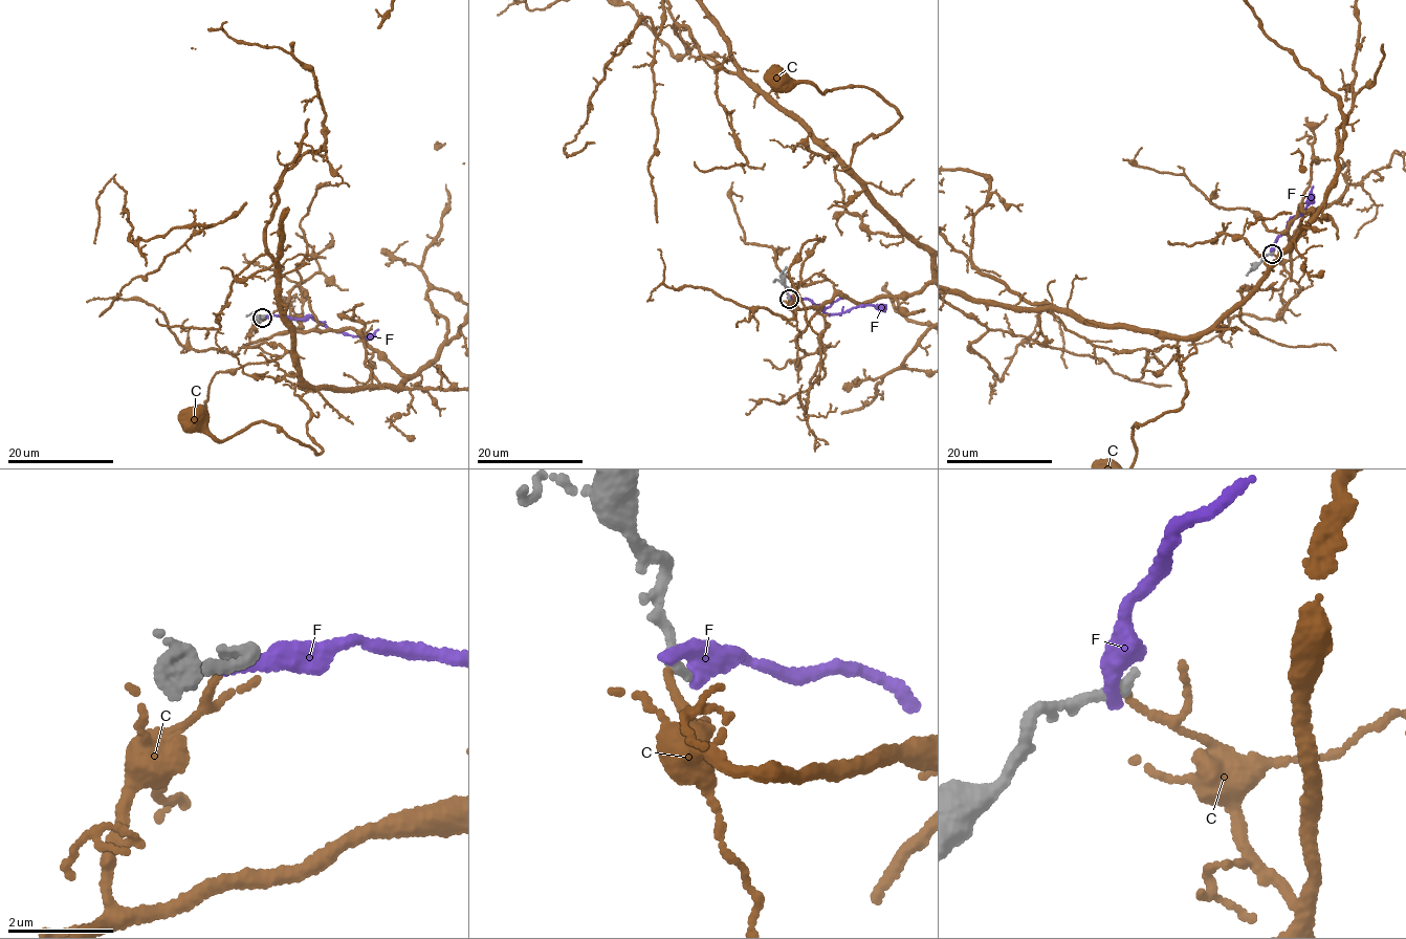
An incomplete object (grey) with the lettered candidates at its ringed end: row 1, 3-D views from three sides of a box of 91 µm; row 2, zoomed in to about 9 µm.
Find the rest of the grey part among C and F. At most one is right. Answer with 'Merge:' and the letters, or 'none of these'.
Merge: none of these

